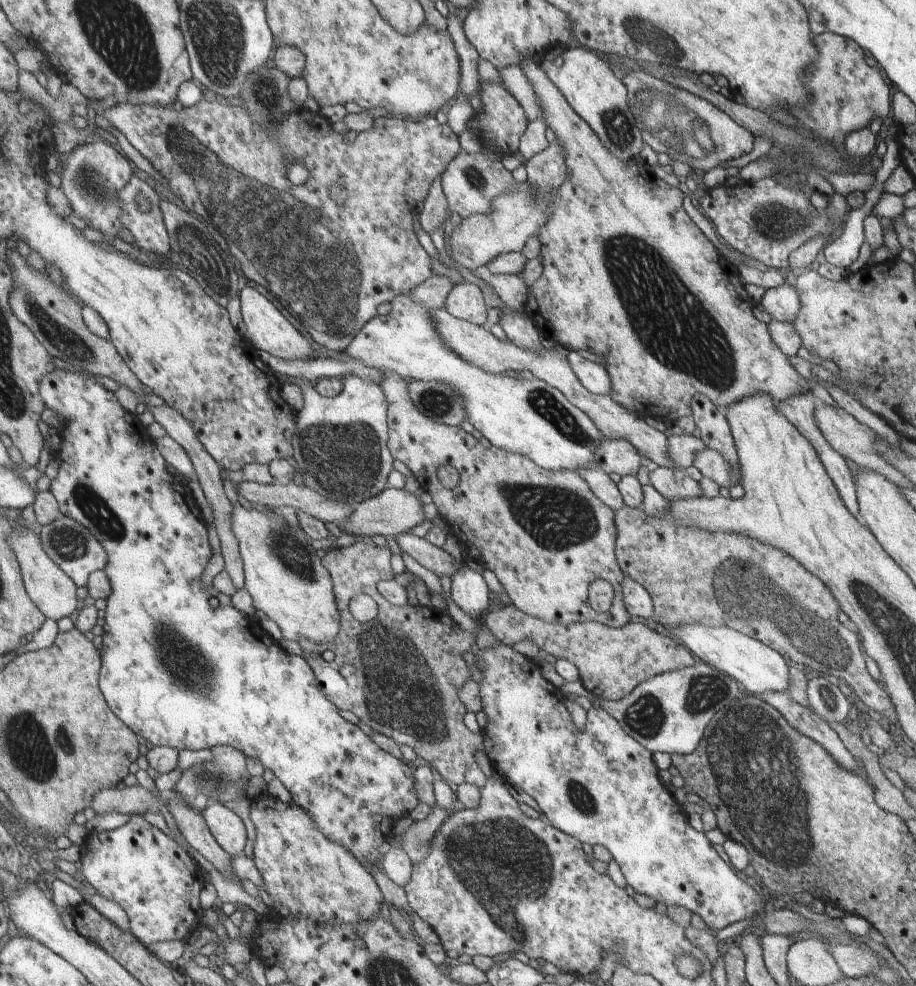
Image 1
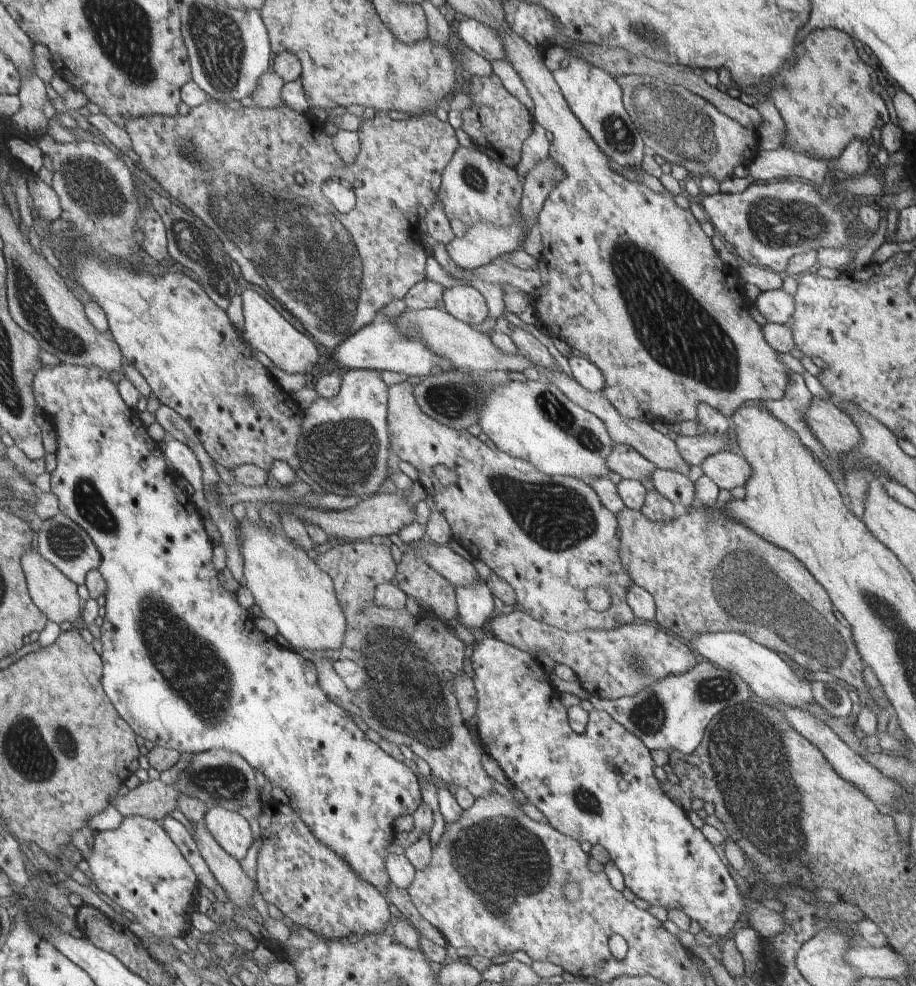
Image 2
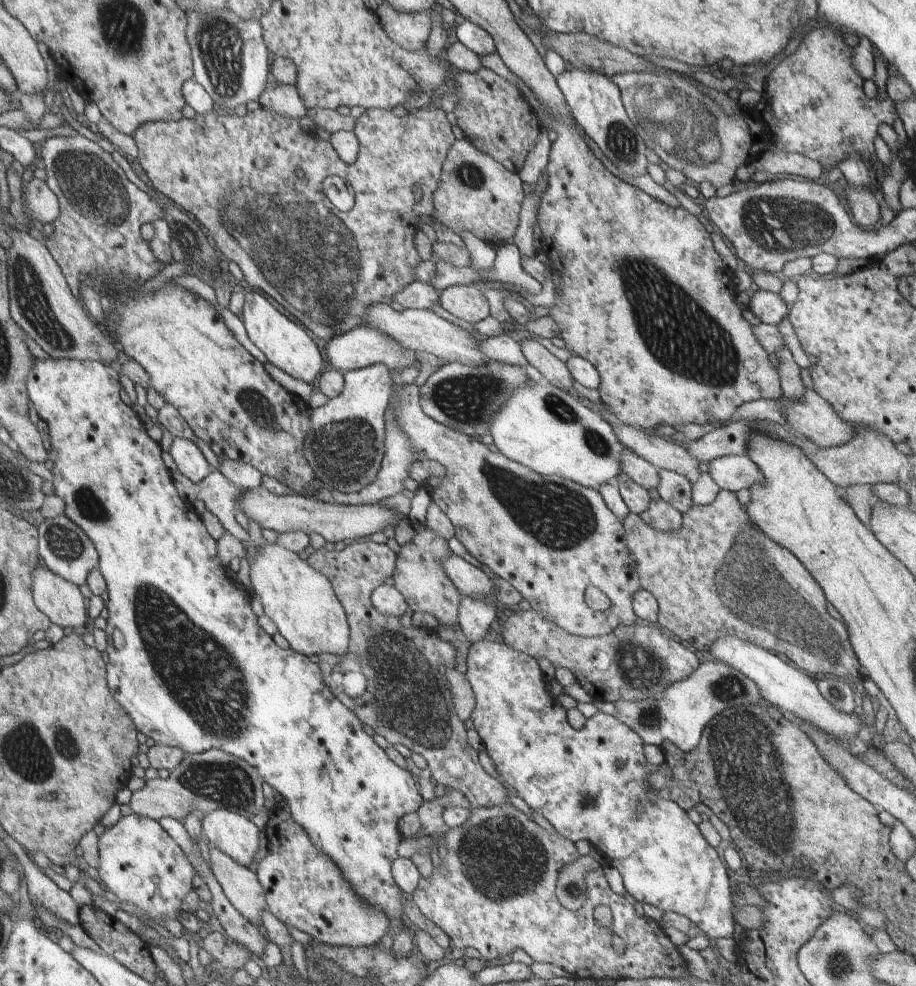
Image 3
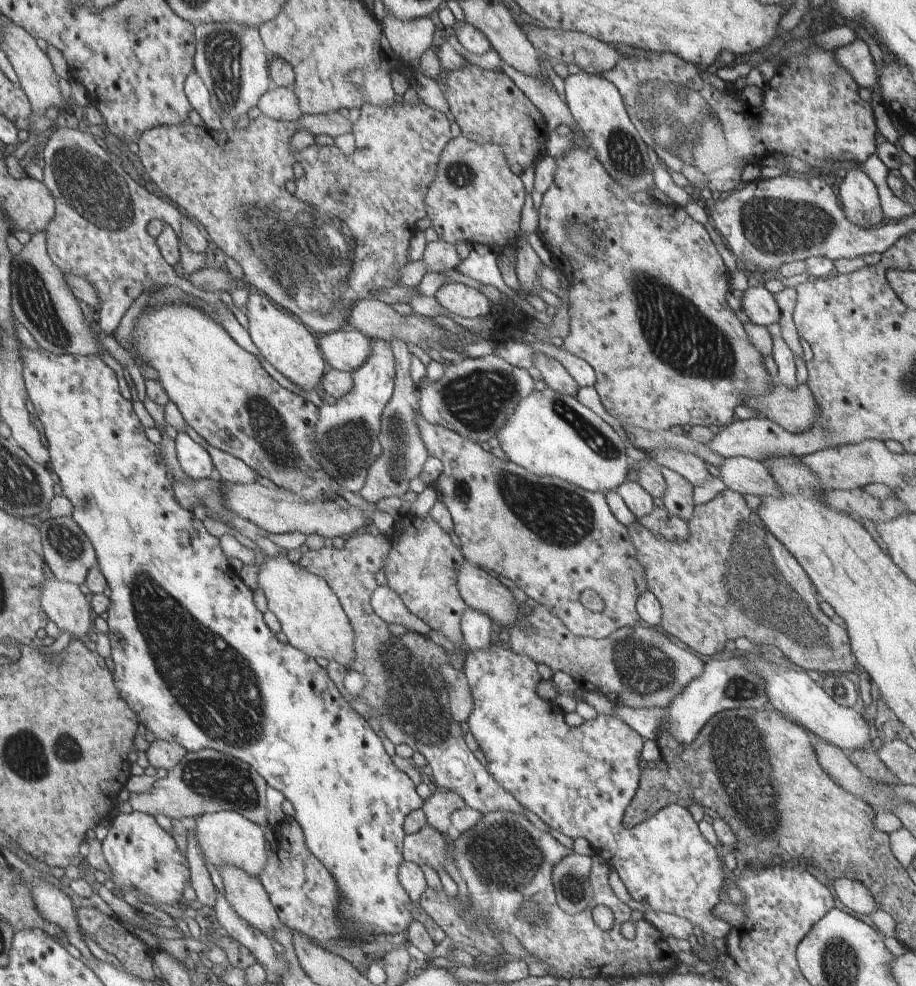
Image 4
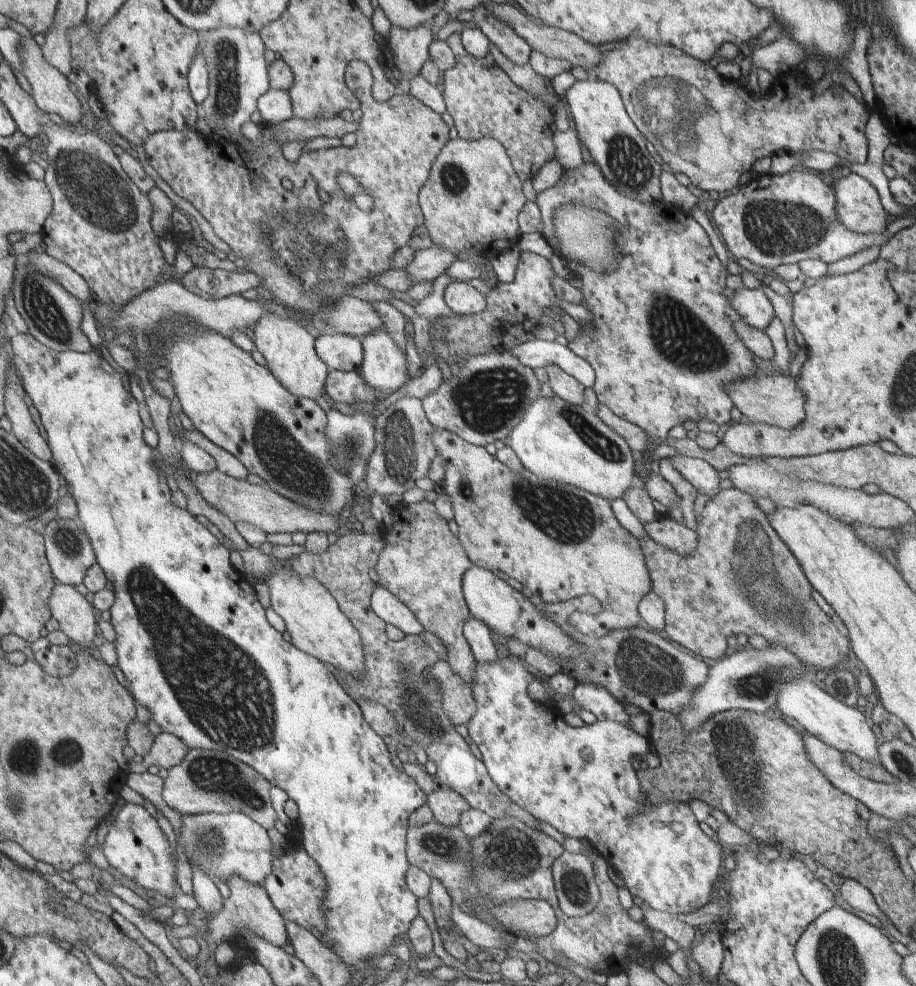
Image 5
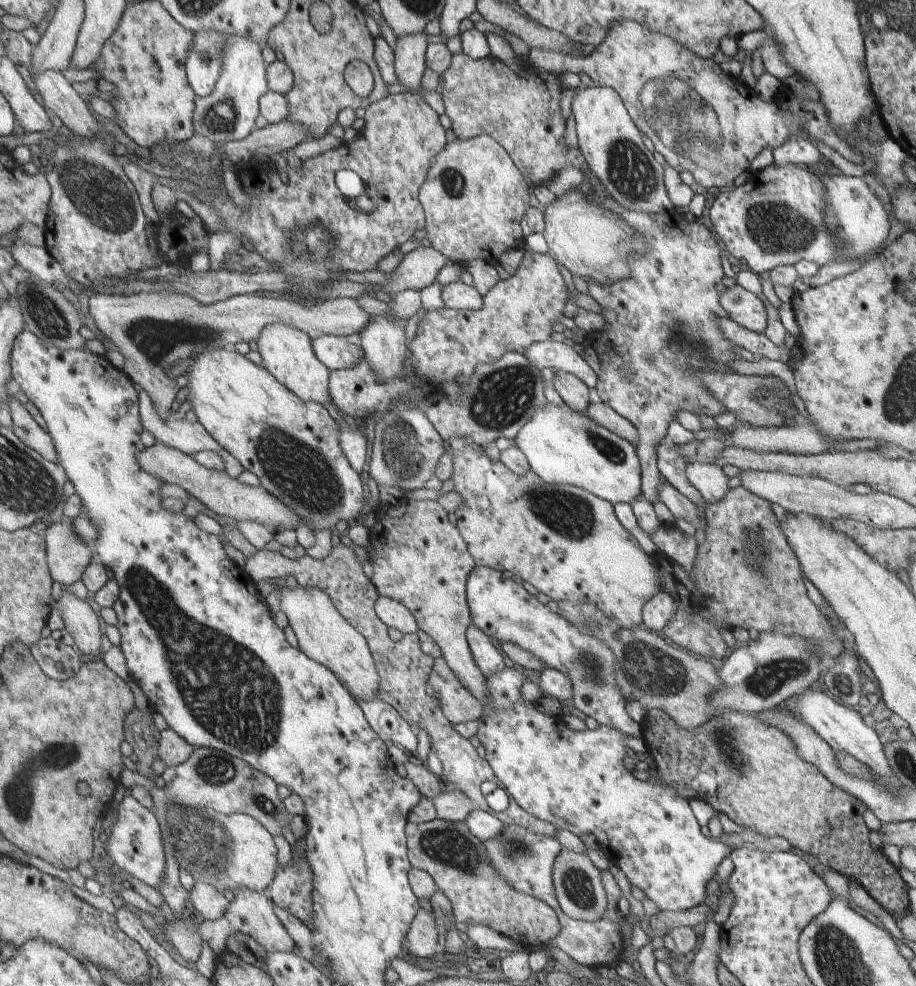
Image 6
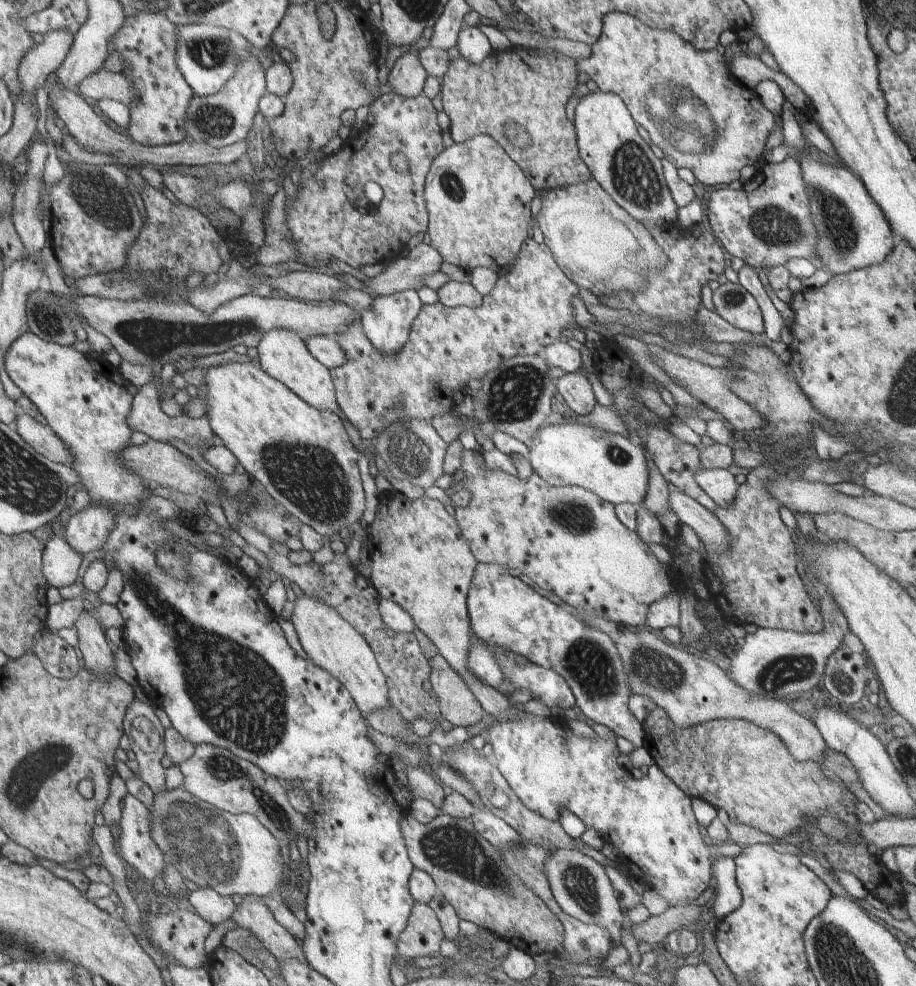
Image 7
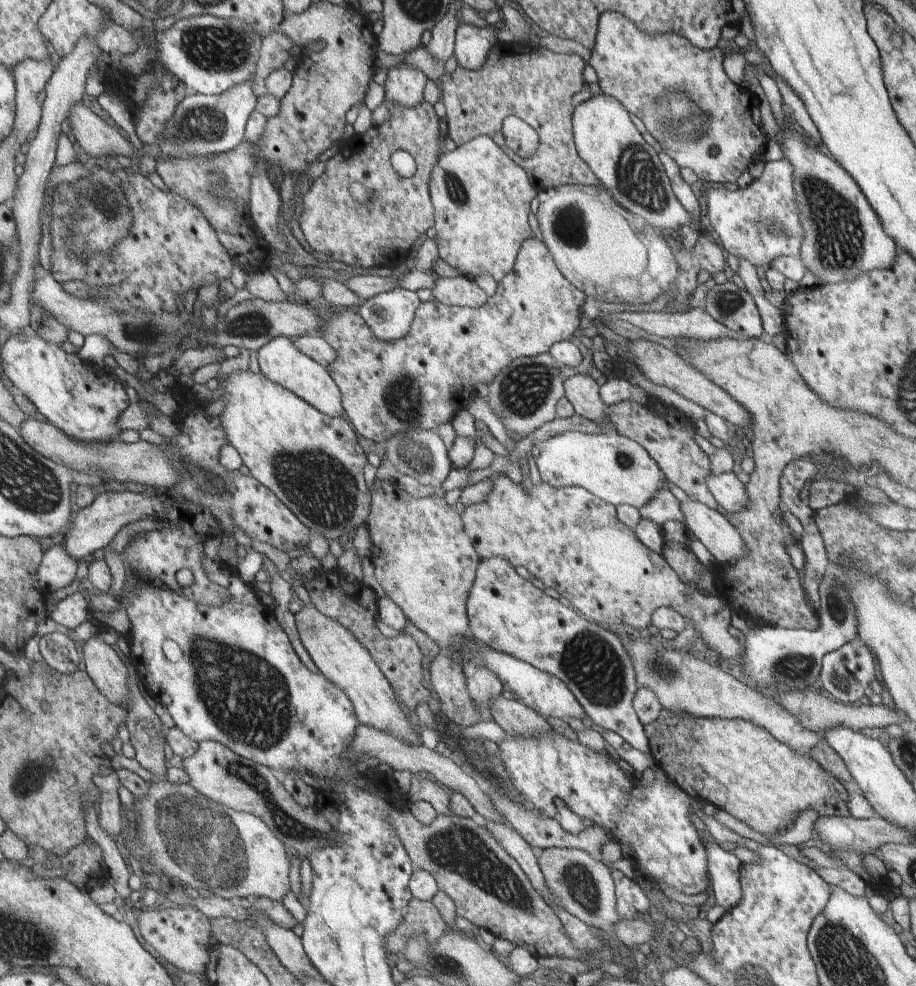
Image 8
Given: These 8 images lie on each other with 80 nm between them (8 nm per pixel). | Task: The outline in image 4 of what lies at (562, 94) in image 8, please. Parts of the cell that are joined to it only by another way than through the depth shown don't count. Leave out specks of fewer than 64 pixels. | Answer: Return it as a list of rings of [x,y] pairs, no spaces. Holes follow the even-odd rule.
[[[472,63],[453,69],[446,79],[446,100],[449,110],[465,137],[476,144],[499,144],[511,168],[522,174],[536,165],[536,158],[546,152],[546,122],[540,110],[516,88],[516,84],[504,74],[482,70]]]

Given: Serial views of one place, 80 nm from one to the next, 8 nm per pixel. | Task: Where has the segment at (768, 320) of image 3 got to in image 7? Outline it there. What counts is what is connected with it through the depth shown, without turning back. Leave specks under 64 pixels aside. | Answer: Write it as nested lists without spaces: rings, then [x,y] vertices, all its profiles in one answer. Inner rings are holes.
[[[739,284],[721,285],[714,290],[713,301],[715,312],[729,324],[750,334],[764,333],[764,318],[756,298]]]

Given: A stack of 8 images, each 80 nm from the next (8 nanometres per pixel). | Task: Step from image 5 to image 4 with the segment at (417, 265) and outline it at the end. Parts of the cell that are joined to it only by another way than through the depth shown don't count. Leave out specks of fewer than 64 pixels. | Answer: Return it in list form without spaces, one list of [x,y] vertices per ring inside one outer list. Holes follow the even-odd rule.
[[[442,239],[426,245],[423,258],[421,259],[427,273],[446,273],[455,269],[461,263],[458,248]]]

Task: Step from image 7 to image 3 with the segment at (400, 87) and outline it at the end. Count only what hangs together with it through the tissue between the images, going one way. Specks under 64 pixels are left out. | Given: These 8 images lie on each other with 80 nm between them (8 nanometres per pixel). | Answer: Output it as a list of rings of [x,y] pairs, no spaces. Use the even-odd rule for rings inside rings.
[[[380,4],[377,12],[387,36],[397,45],[410,52],[424,49],[430,26],[433,26],[426,11],[401,13],[391,4]]]

